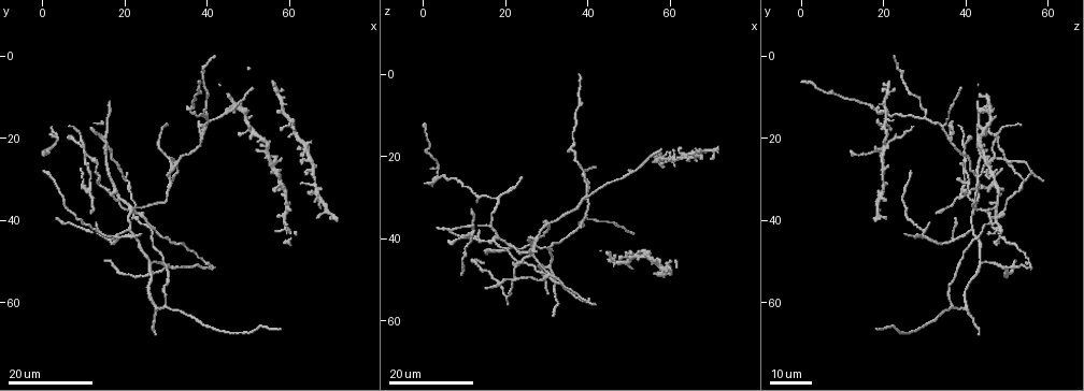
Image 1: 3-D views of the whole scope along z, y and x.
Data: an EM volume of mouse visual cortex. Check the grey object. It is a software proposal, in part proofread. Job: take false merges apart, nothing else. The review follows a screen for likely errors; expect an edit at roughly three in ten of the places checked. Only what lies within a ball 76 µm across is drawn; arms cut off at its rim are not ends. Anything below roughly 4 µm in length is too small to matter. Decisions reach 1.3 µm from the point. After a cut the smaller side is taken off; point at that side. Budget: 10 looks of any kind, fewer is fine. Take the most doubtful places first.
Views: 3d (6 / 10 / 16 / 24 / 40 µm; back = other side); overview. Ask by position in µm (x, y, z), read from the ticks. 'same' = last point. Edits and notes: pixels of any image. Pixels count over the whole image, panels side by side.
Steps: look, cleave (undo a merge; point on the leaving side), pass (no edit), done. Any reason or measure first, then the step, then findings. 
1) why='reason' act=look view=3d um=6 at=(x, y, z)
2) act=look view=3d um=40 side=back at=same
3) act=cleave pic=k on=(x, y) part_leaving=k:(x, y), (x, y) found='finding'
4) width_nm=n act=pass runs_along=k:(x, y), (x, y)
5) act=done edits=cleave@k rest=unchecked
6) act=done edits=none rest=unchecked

why='three arms meet' act=look view=3d um=24 at=(11.5, 33.5, 39.5)

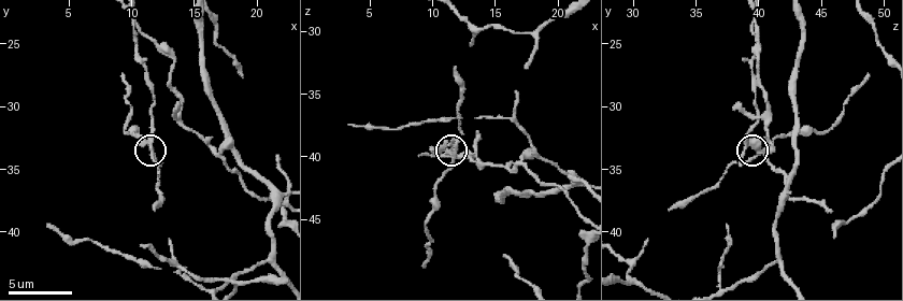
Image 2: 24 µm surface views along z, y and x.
act=look view=3d um=6 at=(11.8, 34.0, 39.2)

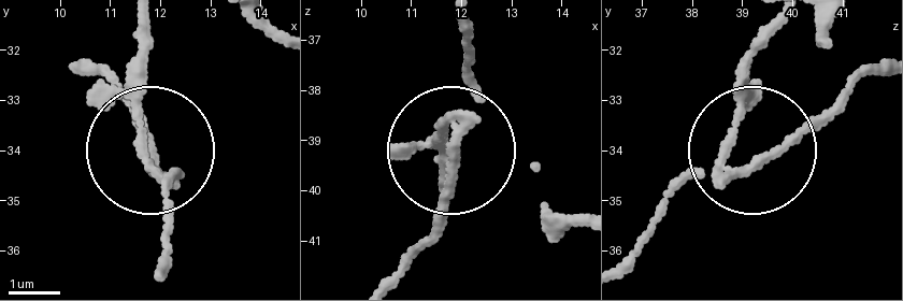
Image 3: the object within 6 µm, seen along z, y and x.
arms=3 act=cleave pic=3 on=(139, 111) part_leaving=3:(462, 110), (436, 135), (436, 161) found='two cells meet here'

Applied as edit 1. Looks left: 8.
why='three-way junction' act=look view=3d um=6 at=(18.0, 44.2, 30.4)

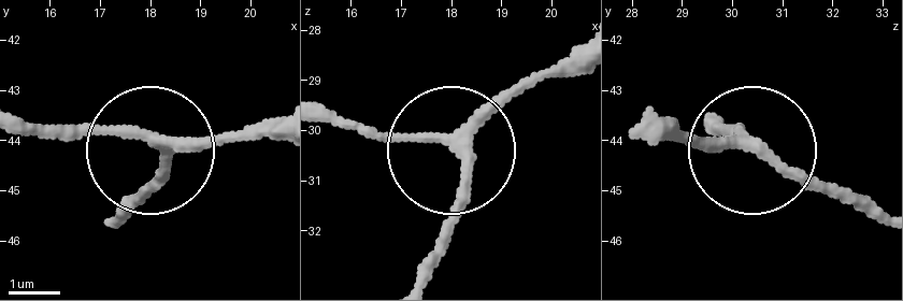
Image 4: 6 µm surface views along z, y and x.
act=look view=3d um=6 side=back at=(18.10, 44.00, 30.25)

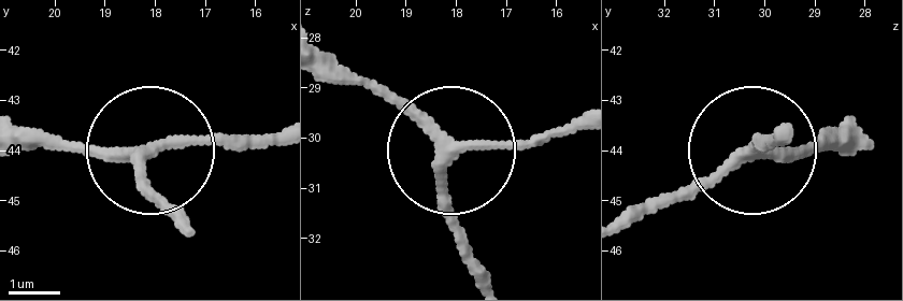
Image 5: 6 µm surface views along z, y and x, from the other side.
side_arm_um=8 act=pass runs_along=5:(486, 276), (443, 153), (335, 62) found='one cell here'

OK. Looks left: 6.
why='three-way junction' act=look view=3d um=24 at=(31.0, 29.0, 42.5)

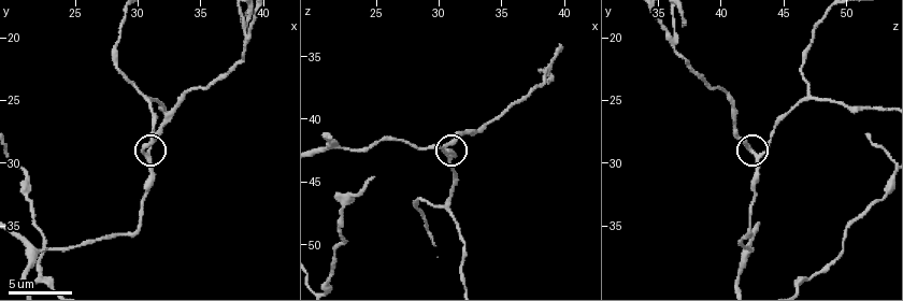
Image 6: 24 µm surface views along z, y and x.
act=look view=3d um=6 at=(30.8, 29.4, 43.0)

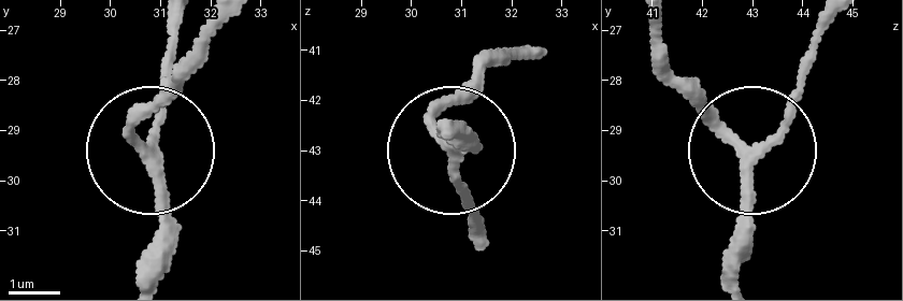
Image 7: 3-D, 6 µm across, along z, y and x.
arms=3 act=pass runs_along=7:(740, 281), (744, 165), (787, 114), (830, 24) found='continuous, no second cell'

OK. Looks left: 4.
why='arms part here' act=look view=3d um=16 at=(30.5, 51.5, 48.0)

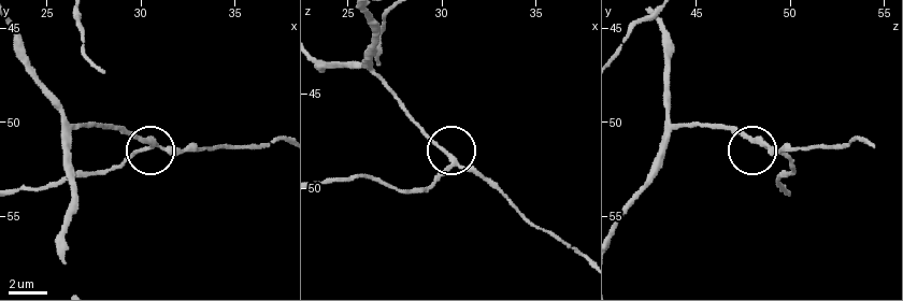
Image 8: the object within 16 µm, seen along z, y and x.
why='closer look' act=look view=3d um=6 at=(30.6, 51.2, 48.7)

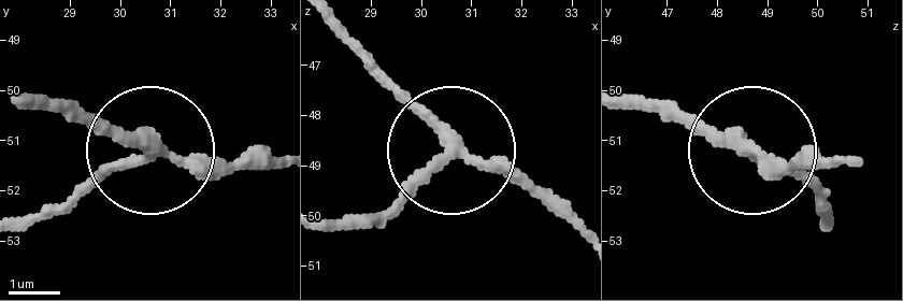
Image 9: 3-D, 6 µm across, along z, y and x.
side_arm_um=14 arms=3 act=pass found='one cell here'

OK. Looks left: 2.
act=look view=3d um=6 at=(13.2, 42.4, 30.2)

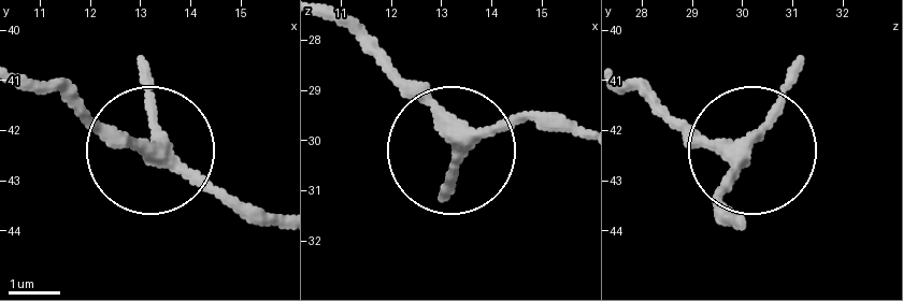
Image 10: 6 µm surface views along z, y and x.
width_nm=250 act=pass found='all the same cell'

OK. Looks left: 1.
act=done edits=cleave@3 rest=unchecked

